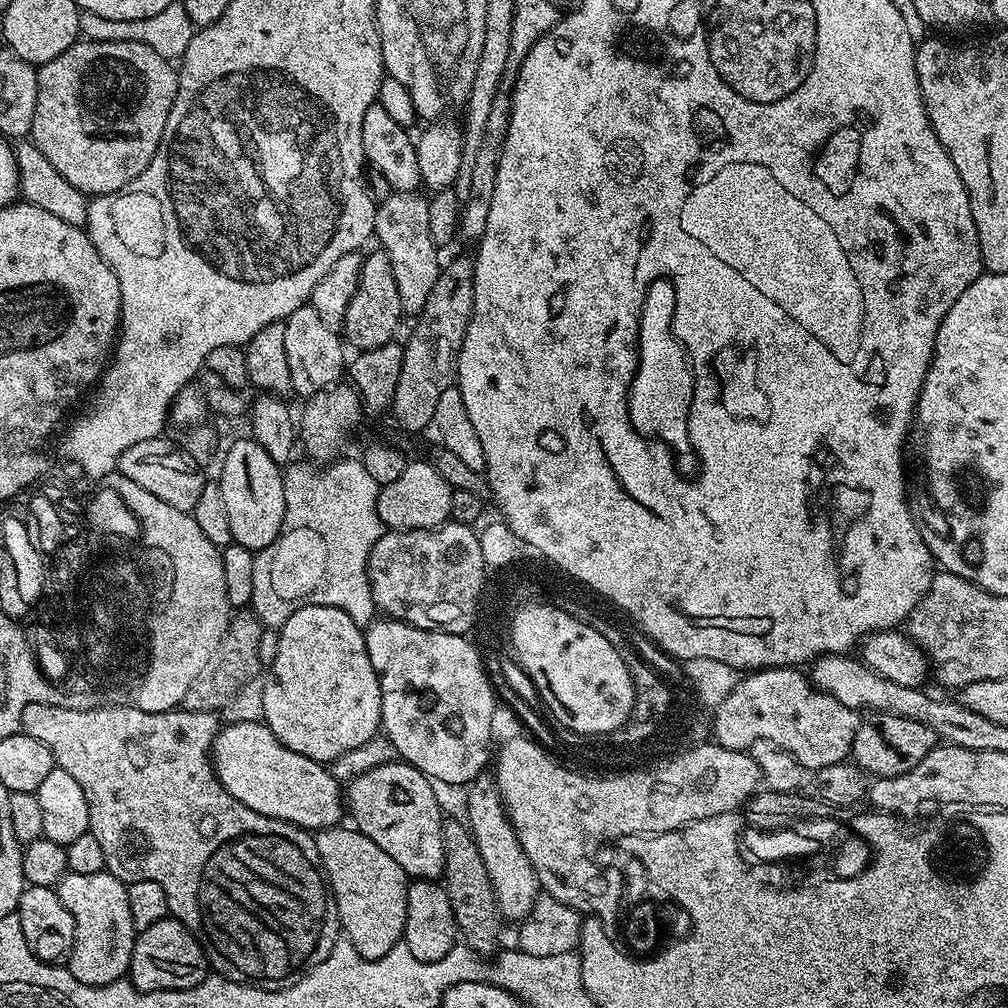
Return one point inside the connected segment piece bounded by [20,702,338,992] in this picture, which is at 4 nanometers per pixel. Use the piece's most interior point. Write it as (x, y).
(250, 888)

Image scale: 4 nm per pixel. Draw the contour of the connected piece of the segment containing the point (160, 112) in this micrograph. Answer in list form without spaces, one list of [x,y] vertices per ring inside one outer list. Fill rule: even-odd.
[[[81,39],[58,58],[39,65],[38,106],[30,139],[36,149],[89,198],[120,192],[154,158],[180,77],[173,61],[142,42]]]

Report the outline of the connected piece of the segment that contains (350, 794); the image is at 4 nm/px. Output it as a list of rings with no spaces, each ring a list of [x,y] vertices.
[[[413,764],[374,766],[374,770],[347,781],[346,812],[352,815],[354,827],[382,846],[409,878],[439,881],[444,875],[442,826],[446,816],[440,813],[440,800],[432,787],[433,781]]]

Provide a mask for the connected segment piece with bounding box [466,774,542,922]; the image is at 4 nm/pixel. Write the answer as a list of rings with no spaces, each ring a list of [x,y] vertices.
[[[481,774],[472,781],[467,792],[466,823],[478,846],[478,854],[482,854],[482,862],[486,862],[486,870],[490,874],[490,882],[496,895],[496,906],[500,910],[501,917],[505,921],[527,921],[531,917],[536,896],[542,889],[530,858],[526,858],[522,850],[522,842],[518,842],[508,811],[504,809],[504,800],[496,788],[495,779],[491,775]]]

